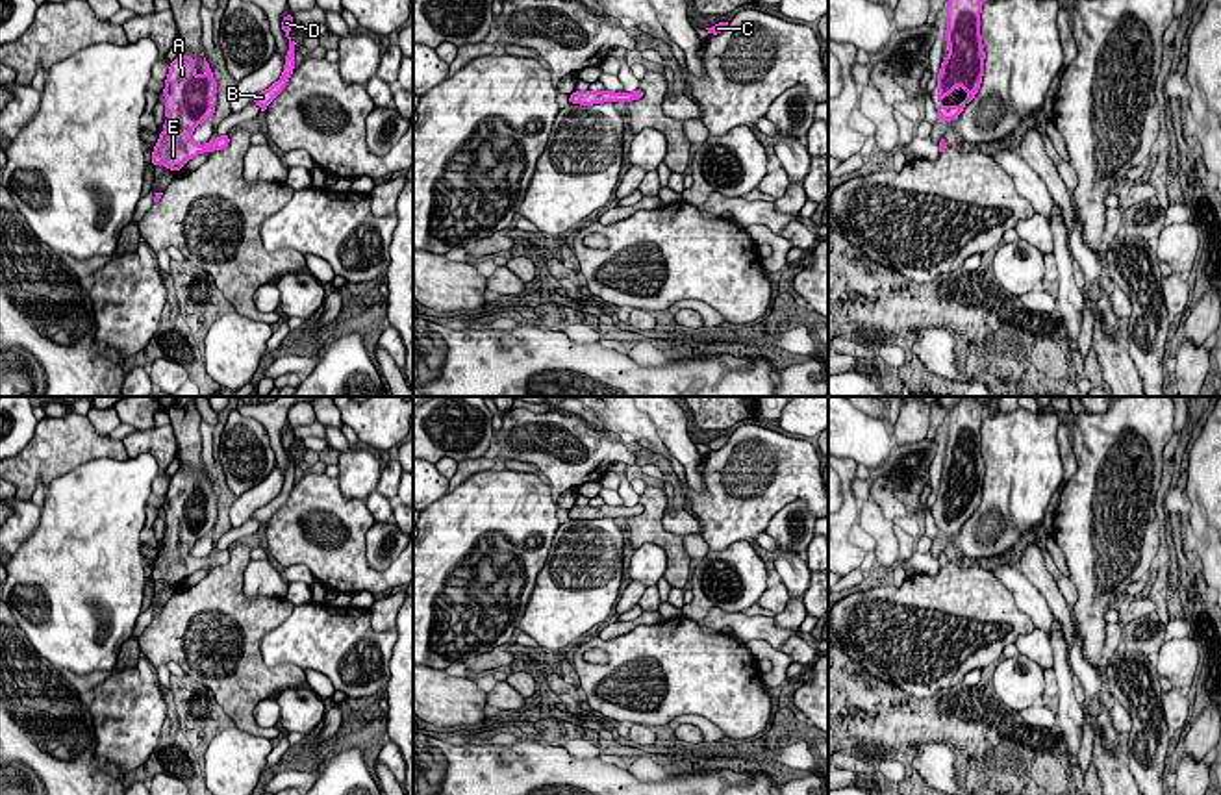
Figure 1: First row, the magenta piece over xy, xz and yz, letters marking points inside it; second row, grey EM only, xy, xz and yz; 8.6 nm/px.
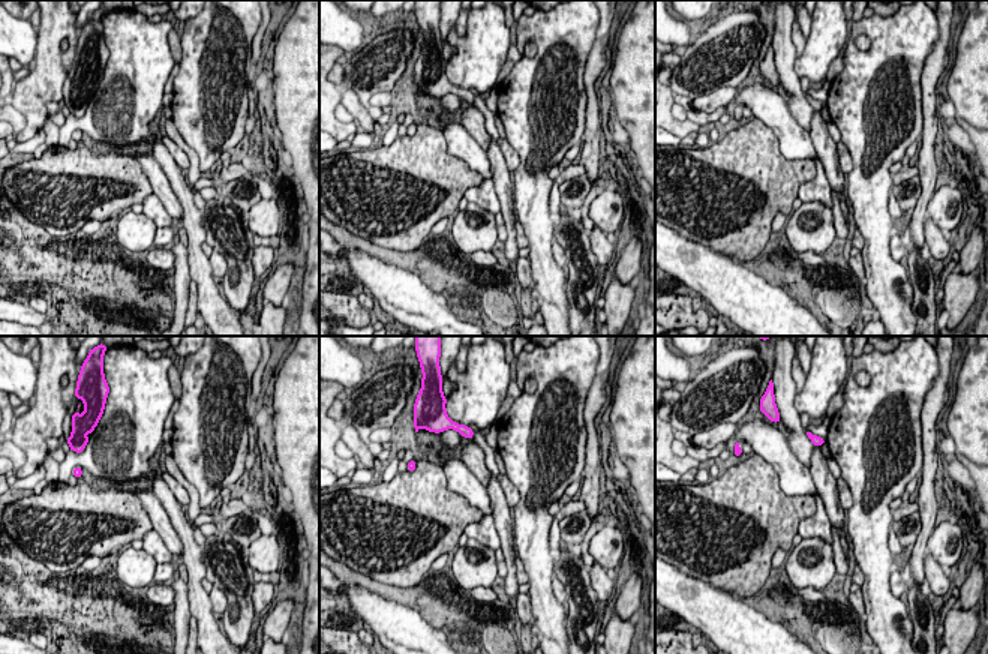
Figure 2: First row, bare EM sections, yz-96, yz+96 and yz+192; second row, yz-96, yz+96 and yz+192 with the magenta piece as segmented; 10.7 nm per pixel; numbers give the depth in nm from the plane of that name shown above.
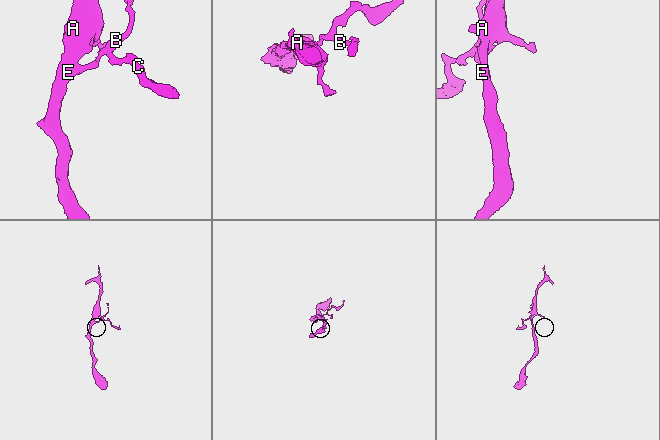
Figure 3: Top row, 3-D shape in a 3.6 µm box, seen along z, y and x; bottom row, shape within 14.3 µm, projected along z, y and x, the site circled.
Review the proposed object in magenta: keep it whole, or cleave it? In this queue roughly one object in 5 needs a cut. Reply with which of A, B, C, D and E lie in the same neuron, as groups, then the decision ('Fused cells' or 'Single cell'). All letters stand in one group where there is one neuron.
Groups: A B C D E. Single cell

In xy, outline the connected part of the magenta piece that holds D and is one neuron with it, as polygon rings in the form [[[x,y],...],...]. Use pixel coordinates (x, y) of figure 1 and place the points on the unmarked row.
[[[293,428],[282,432],[282,447],[285,448],[285,452],[289,454],[289,463],[285,469],[285,480],[283,480],[283,487],[280,491],[278,497],[274,497],[269,504],[258,508],[252,515],[252,519],[259,521],[261,526],[267,524],[267,521],[285,504],[293,486],[295,486],[295,456],[289,452],[289,447],[293,443]]]

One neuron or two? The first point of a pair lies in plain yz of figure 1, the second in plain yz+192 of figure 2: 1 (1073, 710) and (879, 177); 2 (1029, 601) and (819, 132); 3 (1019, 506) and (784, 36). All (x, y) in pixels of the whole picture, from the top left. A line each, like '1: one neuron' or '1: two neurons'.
1: two neurons
2: two neurons
3: two neurons

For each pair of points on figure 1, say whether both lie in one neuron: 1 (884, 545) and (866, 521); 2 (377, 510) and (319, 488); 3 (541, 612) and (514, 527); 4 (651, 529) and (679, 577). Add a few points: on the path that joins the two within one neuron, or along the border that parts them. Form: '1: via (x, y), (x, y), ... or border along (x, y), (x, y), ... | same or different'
1: via (884, 540), (871, 525) | same
2: border along (364, 501), (373, 517) | different
3: border along (551, 547), (527, 601) | different
4: via (662, 540), (677, 555), (679, 566) | same

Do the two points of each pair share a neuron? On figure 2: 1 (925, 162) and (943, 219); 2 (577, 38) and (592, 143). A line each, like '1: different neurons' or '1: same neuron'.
1: different neurons
2: different neurons

